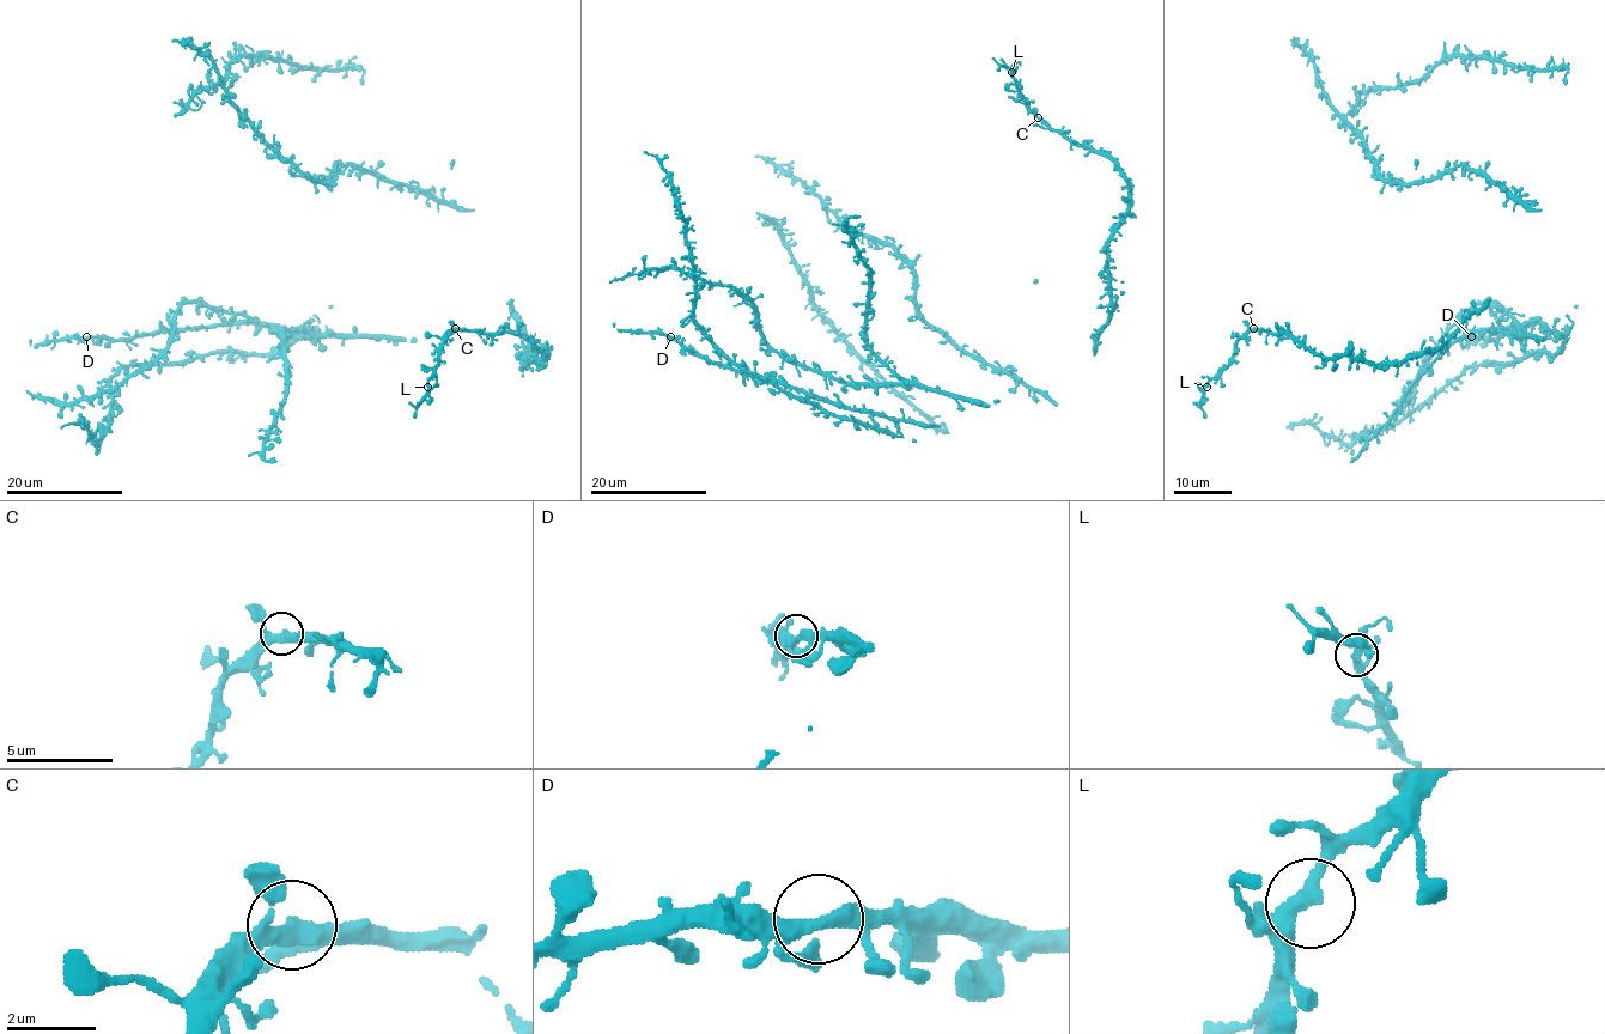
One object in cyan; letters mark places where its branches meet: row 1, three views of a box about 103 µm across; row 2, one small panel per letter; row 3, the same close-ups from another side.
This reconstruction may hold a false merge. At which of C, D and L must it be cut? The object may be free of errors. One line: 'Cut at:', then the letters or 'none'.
Cut at: none

